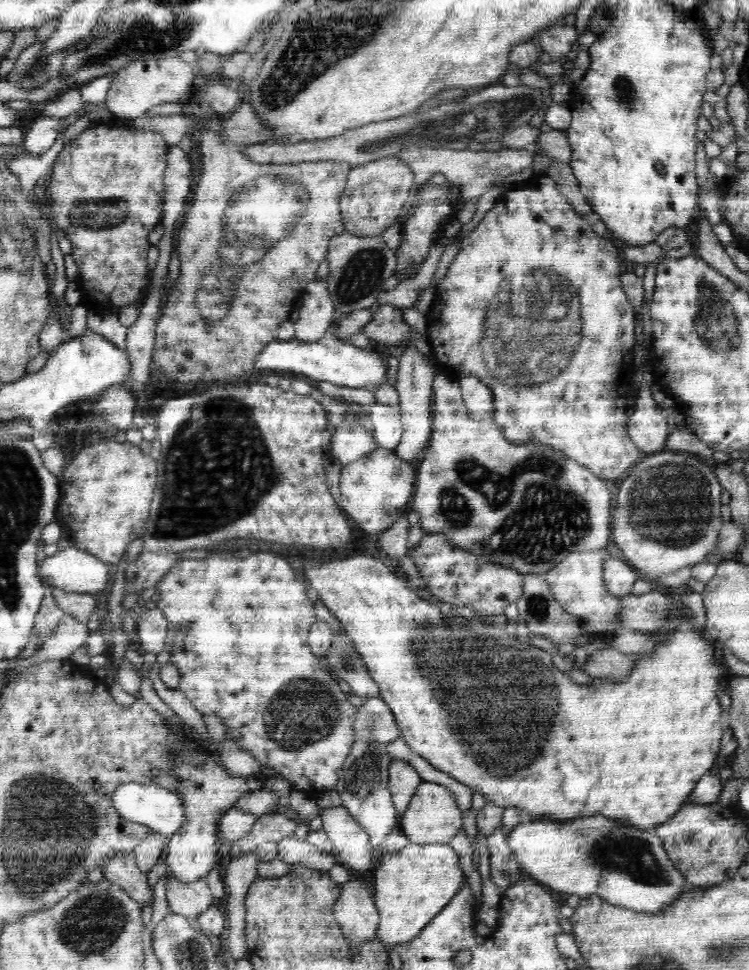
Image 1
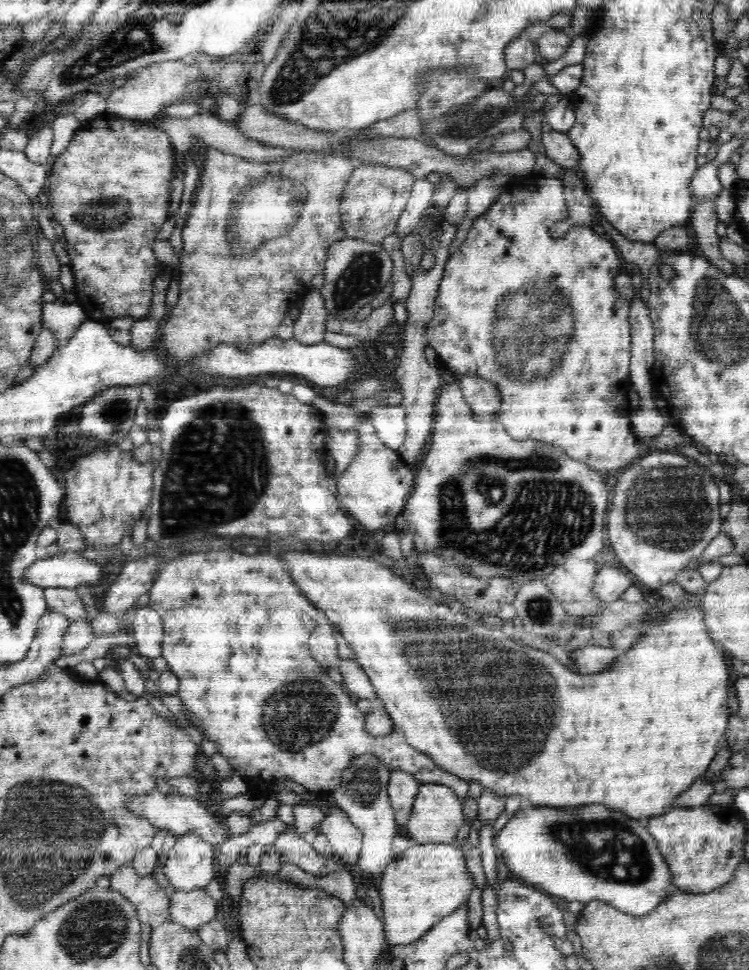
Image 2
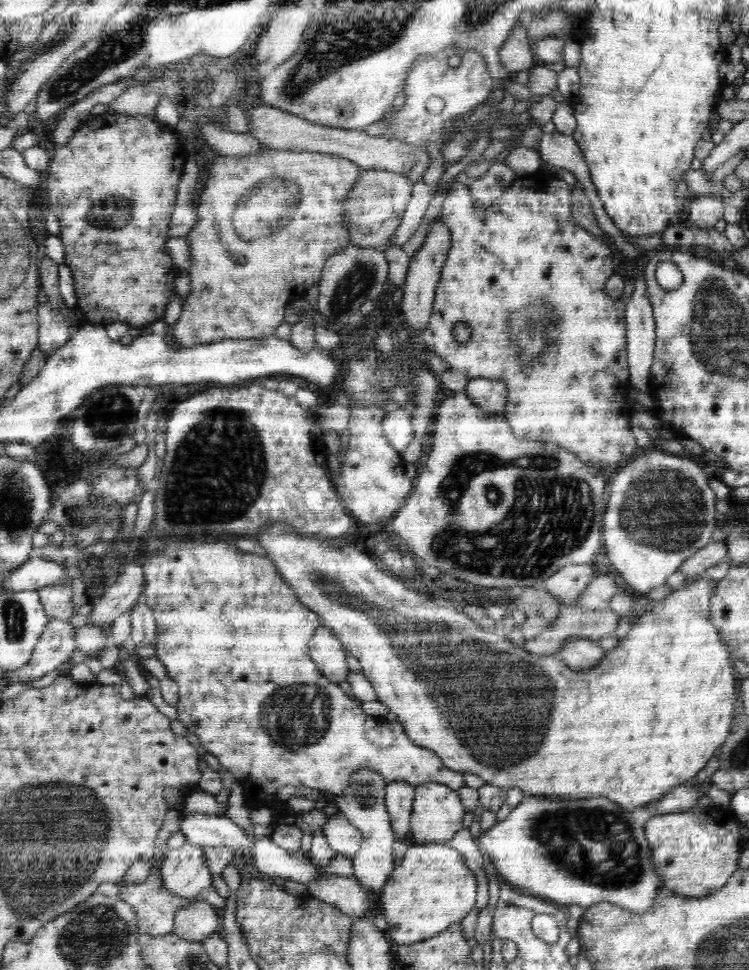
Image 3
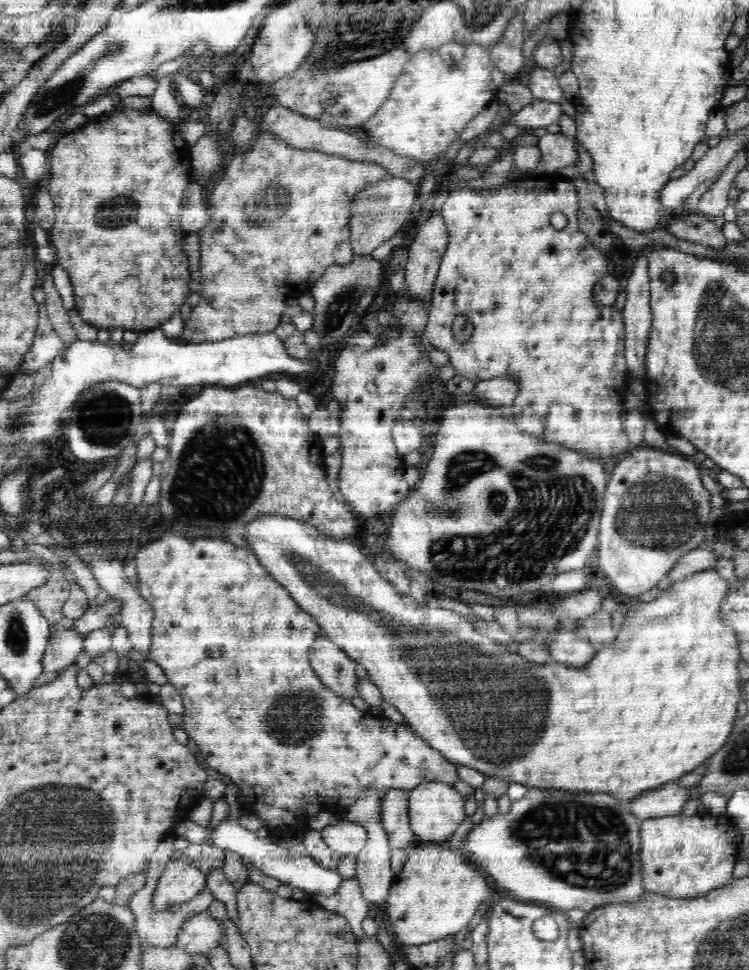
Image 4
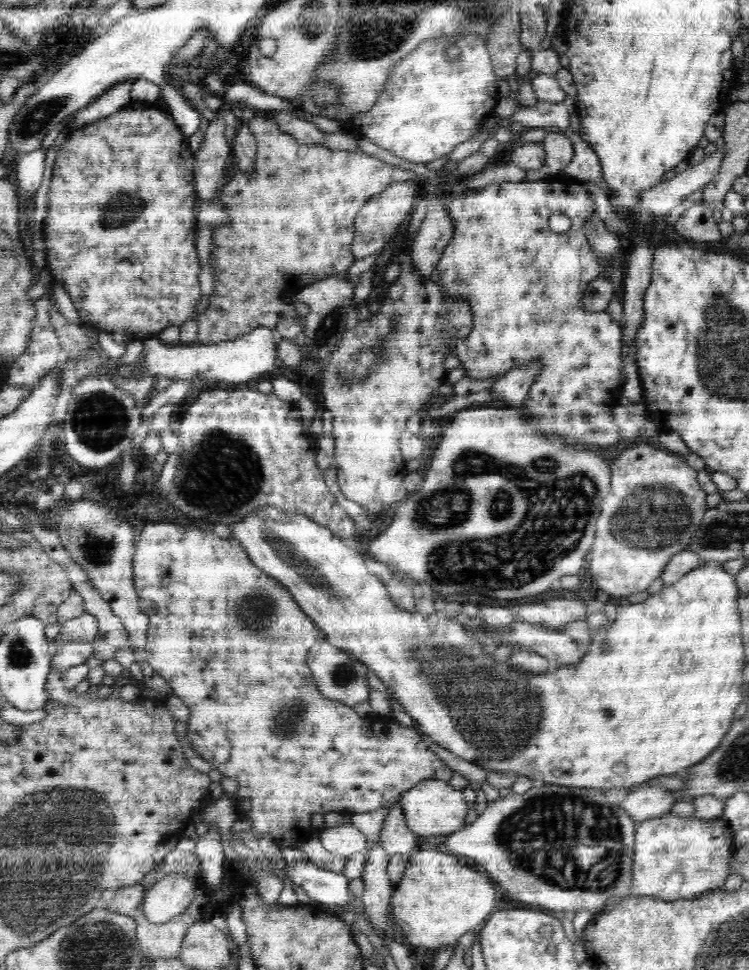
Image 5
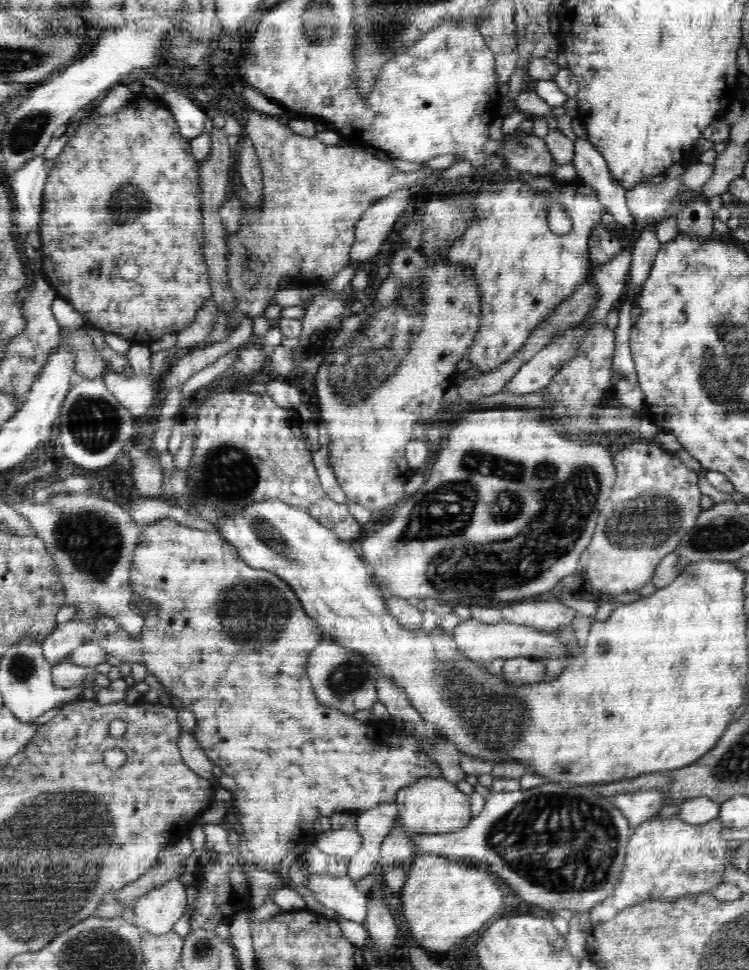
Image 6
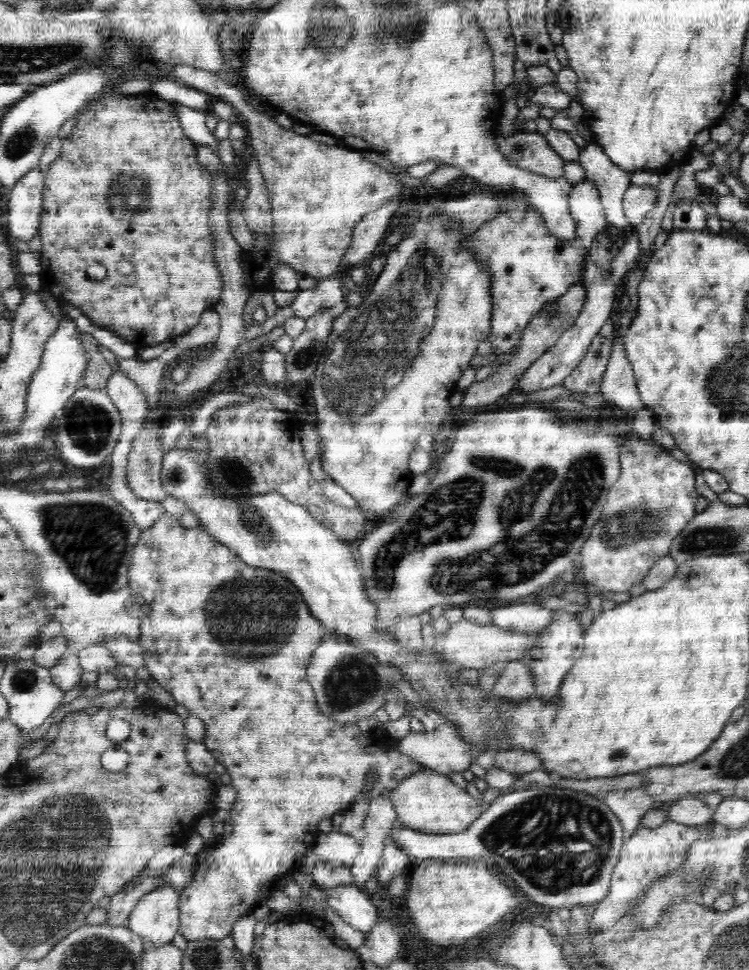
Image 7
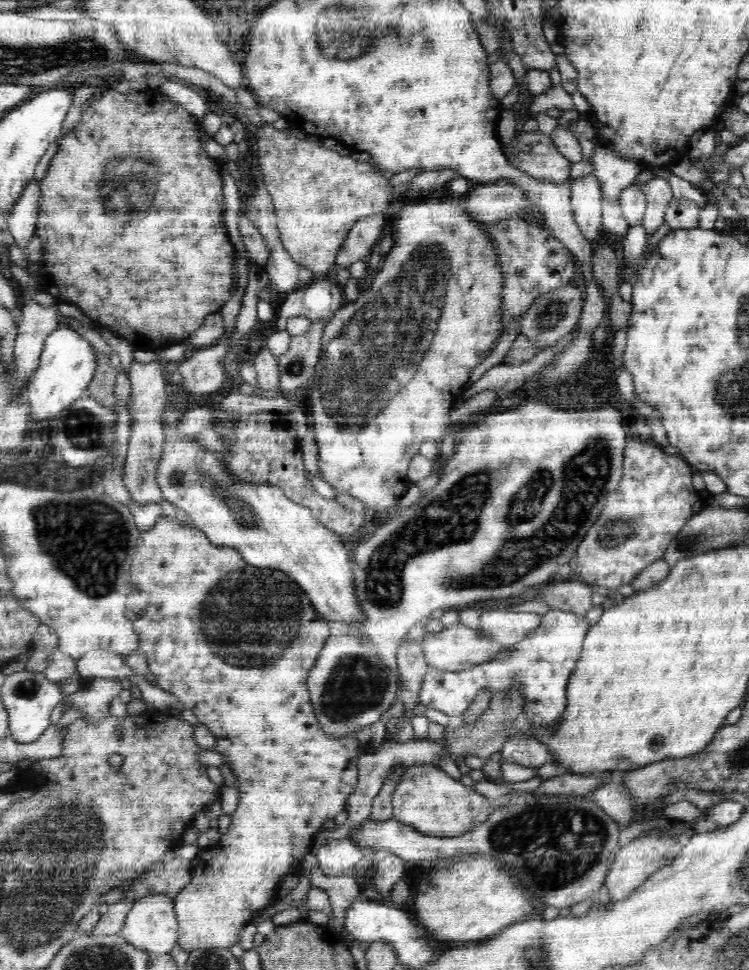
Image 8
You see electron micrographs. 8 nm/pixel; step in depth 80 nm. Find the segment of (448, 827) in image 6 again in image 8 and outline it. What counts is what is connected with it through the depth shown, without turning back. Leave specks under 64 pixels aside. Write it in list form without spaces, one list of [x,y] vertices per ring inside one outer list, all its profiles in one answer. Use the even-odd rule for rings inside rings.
[[[416,763],[405,769],[398,786],[392,792],[391,801],[393,818],[422,834],[428,836],[462,836],[466,831],[471,830],[474,824],[486,820],[494,812],[494,807],[498,806],[501,799],[486,799],[480,793],[466,787],[458,779],[449,776],[442,769],[436,768],[434,765]]]

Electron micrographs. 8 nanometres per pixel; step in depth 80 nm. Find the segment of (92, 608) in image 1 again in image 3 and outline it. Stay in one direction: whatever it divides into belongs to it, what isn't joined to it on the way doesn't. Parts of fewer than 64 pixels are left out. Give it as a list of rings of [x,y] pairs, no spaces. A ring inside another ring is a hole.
[[[68,582],[43,586],[36,591],[49,619],[69,621],[76,615],[72,605],[72,587]]]

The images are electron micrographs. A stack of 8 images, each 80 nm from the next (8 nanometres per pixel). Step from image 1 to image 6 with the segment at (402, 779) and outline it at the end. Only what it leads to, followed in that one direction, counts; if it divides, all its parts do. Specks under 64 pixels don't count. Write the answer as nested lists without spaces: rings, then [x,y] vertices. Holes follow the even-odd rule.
[[[396,818],[390,834],[384,838],[381,846],[379,864],[384,873],[392,870],[394,864],[407,865],[416,856],[412,839],[408,834],[399,828]]]

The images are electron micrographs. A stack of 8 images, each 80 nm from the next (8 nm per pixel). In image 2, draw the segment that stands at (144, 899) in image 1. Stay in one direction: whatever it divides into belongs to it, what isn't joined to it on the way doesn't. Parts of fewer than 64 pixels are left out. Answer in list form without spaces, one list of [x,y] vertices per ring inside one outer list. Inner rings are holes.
[[[131,864],[118,868],[110,876],[111,887],[136,907],[138,920],[154,930],[170,919],[170,896],[151,876],[136,874]]]

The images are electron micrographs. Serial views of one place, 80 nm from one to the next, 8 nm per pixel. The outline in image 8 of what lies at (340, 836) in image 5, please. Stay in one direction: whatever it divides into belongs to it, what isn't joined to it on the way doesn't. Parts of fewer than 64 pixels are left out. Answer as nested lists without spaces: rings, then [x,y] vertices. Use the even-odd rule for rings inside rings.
[[[350,838],[330,840],[315,853],[317,867],[330,876],[350,874],[355,876],[356,864],[364,858],[362,852]]]

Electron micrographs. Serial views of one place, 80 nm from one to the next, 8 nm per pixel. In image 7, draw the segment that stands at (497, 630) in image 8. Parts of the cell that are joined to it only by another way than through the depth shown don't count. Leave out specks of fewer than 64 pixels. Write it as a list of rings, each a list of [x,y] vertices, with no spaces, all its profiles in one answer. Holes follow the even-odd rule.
[[[516,604],[489,610],[489,624],[502,630],[515,630],[526,634],[536,633],[546,628],[558,613],[558,610],[539,607],[532,604]]]

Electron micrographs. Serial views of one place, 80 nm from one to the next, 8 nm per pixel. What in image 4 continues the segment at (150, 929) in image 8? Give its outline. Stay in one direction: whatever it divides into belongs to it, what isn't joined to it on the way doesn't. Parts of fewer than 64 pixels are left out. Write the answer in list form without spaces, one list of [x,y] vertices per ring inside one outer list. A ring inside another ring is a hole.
[[[185,853],[176,854],[166,864],[153,894],[152,908],[160,914],[168,906],[190,902],[204,887],[207,873],[202,872]]]

